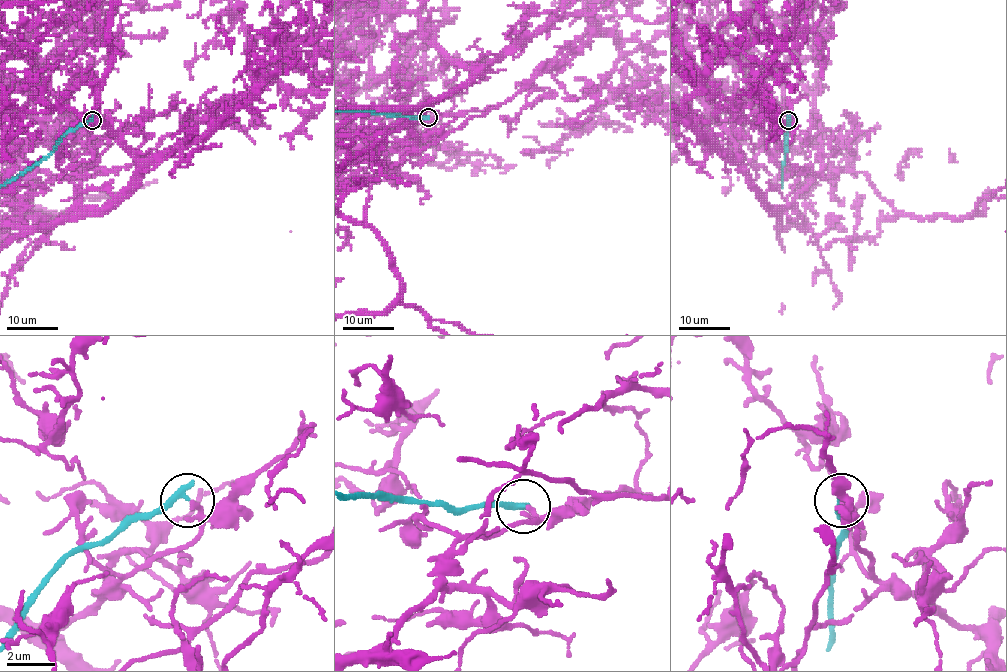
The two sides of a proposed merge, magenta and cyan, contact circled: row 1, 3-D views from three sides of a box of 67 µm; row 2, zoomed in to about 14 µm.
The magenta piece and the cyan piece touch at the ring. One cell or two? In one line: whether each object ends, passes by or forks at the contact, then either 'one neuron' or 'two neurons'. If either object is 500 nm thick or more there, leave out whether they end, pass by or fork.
magenta passes by; cyan ends; two neurons

